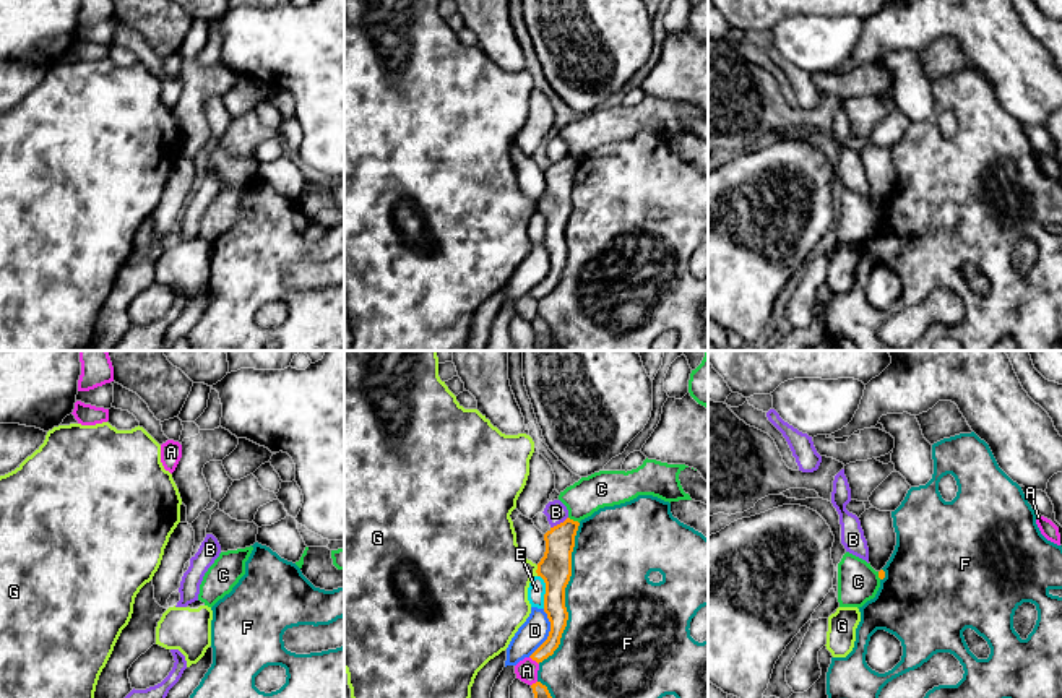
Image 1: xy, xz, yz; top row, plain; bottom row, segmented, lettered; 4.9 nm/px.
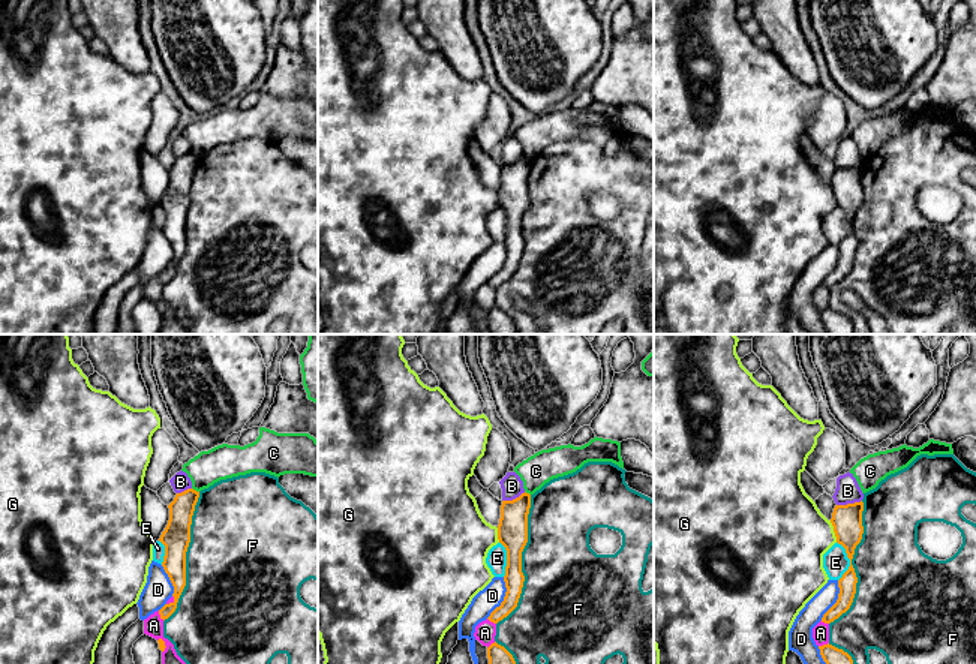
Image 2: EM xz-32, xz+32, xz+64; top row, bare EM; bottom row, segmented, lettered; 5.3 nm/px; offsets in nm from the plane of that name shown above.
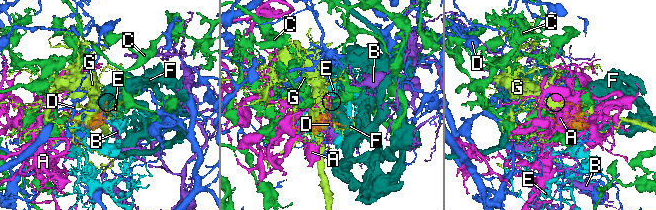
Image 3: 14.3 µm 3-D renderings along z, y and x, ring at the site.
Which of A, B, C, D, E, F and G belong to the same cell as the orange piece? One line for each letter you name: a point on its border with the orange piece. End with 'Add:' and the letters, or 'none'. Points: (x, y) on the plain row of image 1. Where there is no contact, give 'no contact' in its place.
Add: none

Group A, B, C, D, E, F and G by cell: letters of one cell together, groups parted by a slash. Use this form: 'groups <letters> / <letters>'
groups A / B / C / D / E / F / G

